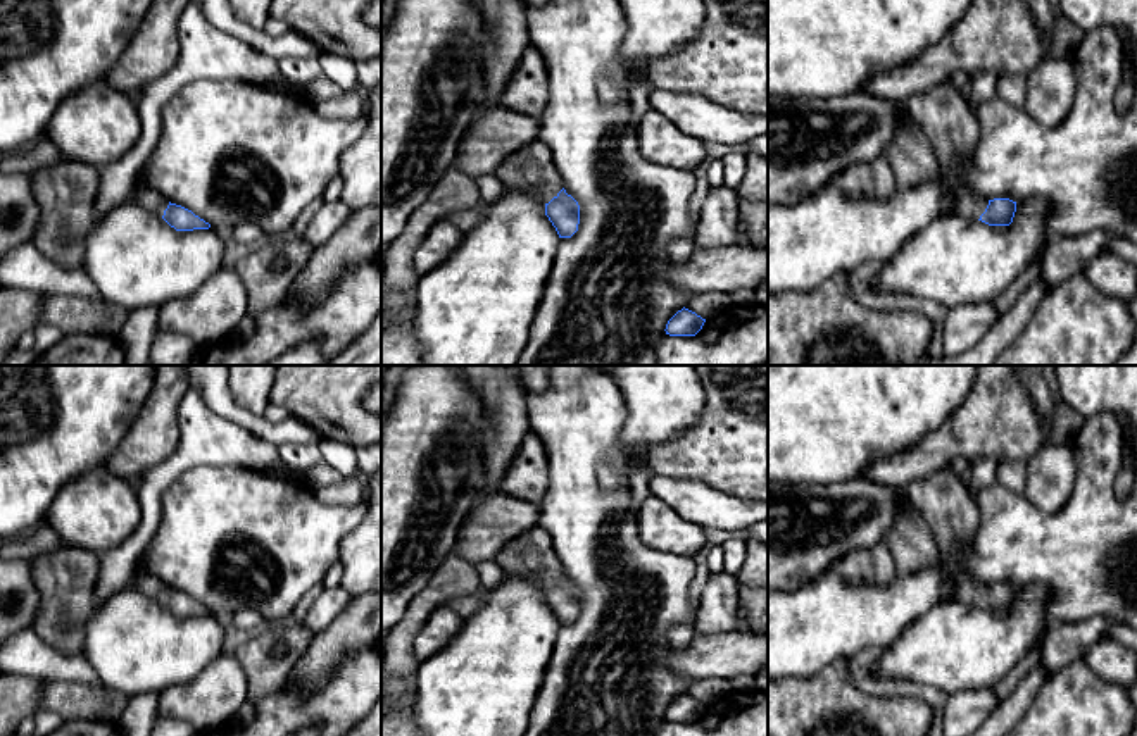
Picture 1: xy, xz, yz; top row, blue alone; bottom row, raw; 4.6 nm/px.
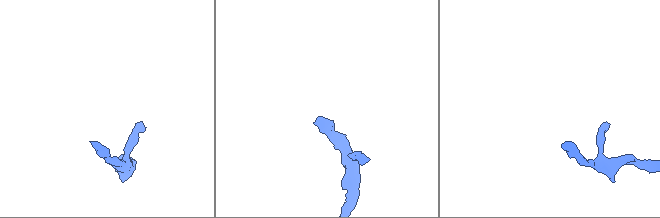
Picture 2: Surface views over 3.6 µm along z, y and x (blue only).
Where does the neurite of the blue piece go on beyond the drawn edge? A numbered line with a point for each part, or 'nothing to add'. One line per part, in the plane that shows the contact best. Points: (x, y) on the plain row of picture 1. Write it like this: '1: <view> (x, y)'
1: xz (530, 555)

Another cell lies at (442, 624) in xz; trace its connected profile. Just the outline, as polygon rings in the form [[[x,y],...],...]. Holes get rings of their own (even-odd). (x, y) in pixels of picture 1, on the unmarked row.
[[[438,607],[414,638],[414,658],[421,664],[437,655],[457,634],[462,622],[462,615],[447,607]]]

